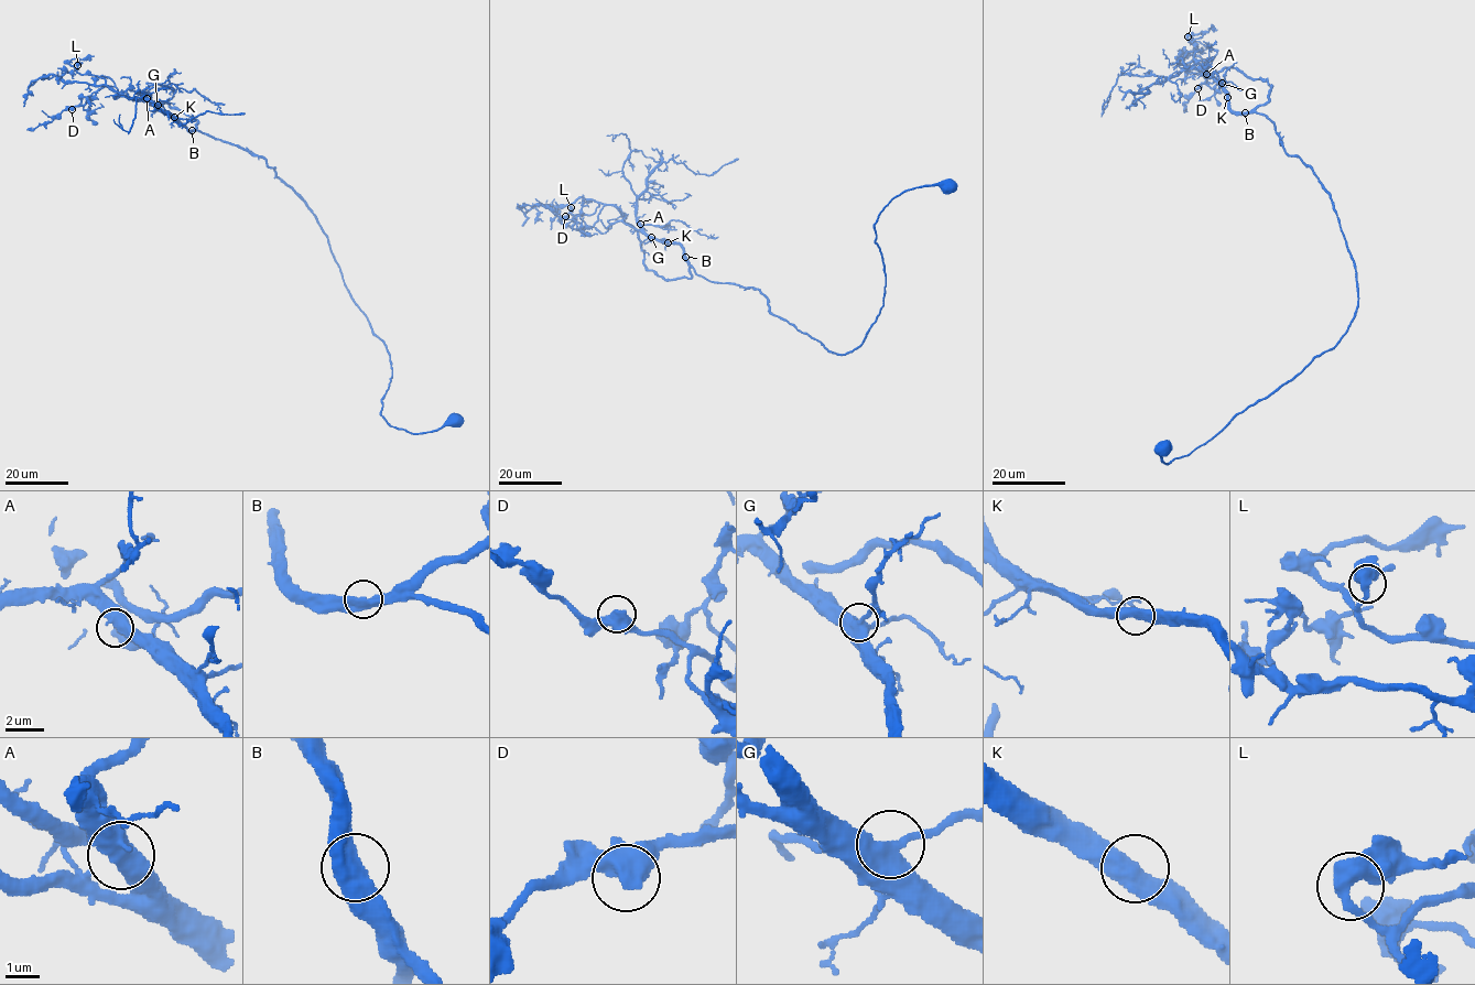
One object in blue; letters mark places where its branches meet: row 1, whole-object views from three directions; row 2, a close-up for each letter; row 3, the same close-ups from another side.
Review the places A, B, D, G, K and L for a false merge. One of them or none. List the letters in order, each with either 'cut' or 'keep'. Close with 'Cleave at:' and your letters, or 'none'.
A: keep
B: keep
D: keep
G: keep
K: keep
L: keep
Cleave at: none

